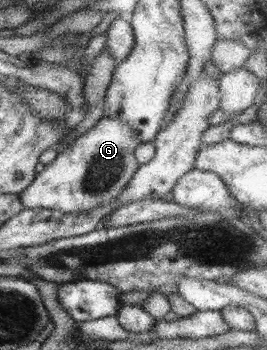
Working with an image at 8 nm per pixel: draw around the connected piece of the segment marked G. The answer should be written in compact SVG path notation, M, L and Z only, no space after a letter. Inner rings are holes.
M111 117L99 119L90 131L76 137L36 174L31 185L18 195L22 205L62 212L86 212L104 206L123 191L140 166L134 153L141 143L138 133L126 121Z

